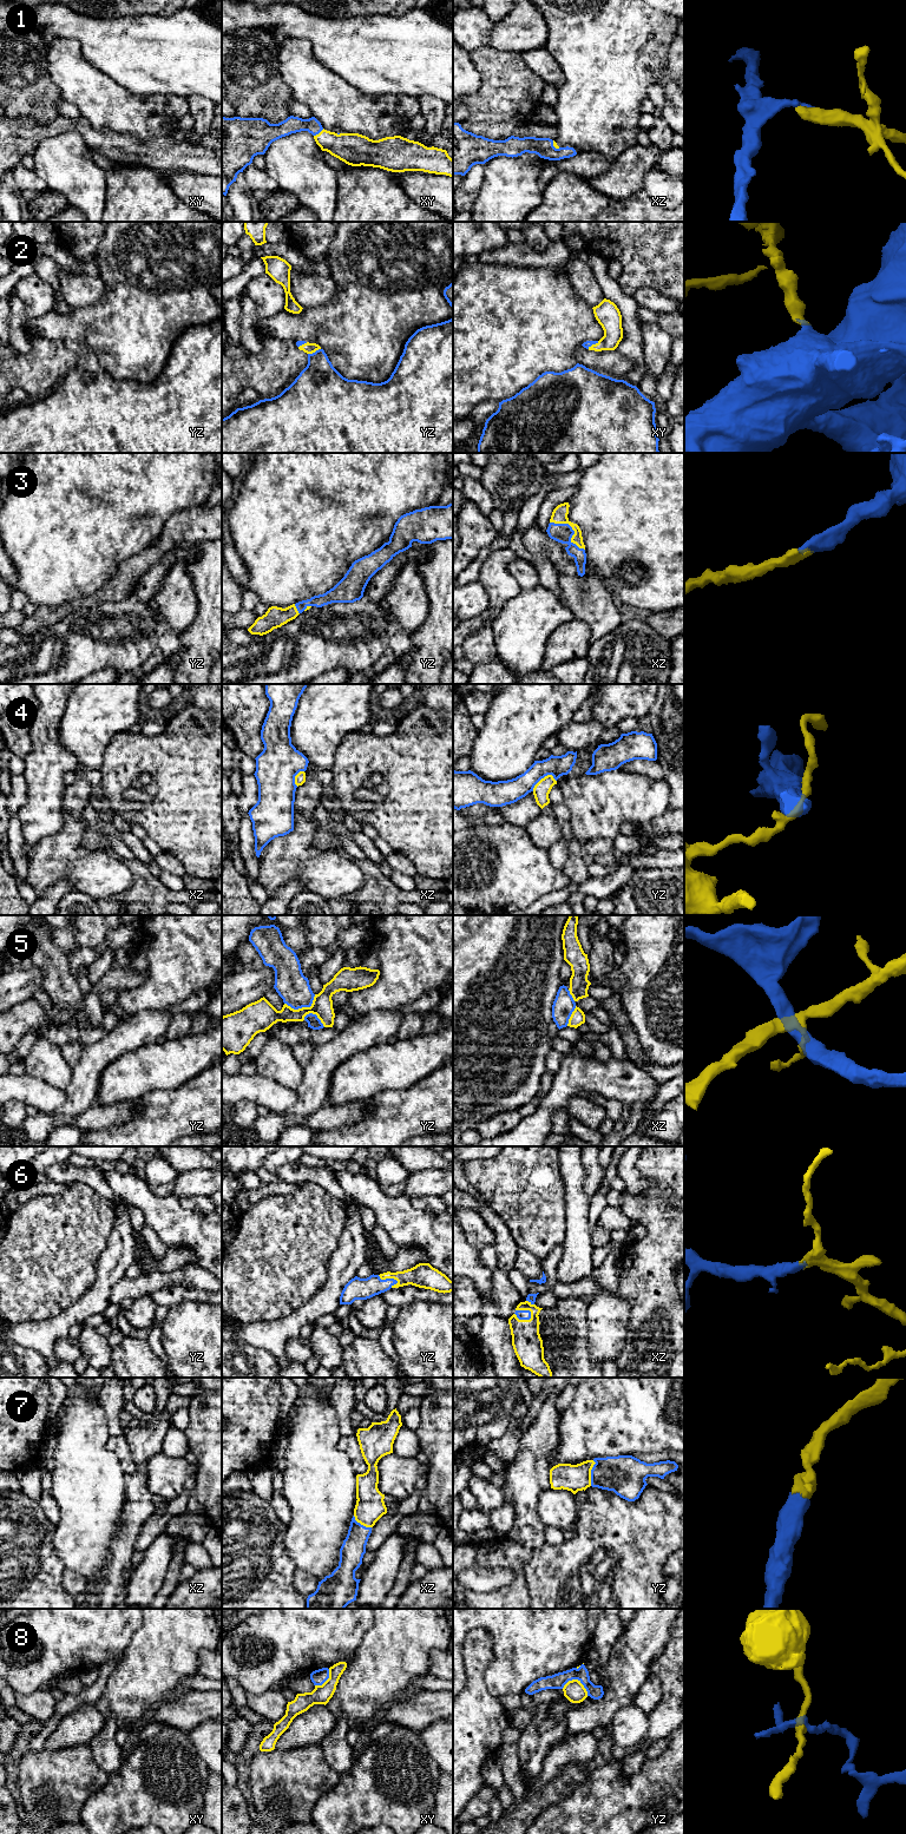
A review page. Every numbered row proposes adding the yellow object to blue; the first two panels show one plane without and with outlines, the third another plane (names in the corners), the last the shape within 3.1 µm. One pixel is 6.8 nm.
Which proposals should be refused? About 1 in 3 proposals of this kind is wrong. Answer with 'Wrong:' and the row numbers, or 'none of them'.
Wrong: 4, 5, 8

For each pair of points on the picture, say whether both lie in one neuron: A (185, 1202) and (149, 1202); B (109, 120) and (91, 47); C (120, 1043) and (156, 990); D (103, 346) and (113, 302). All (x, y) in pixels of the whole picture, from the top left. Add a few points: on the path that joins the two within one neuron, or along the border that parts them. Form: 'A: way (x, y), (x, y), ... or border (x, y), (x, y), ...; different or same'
A: border (177, 1198), (184, 1208), (191, 1209); different
B: border (80, 44), (83, 56), (118, 84); different
C: border (166, 1008), (142, 1010), (127, 1016); different
D: way (113, 335), (113, 313); same

